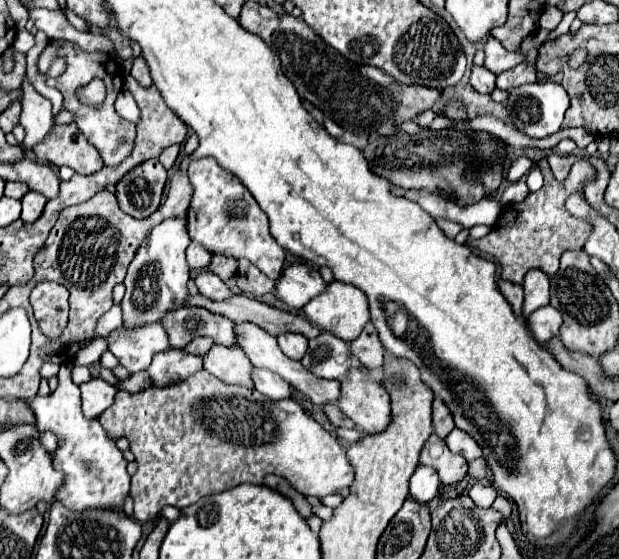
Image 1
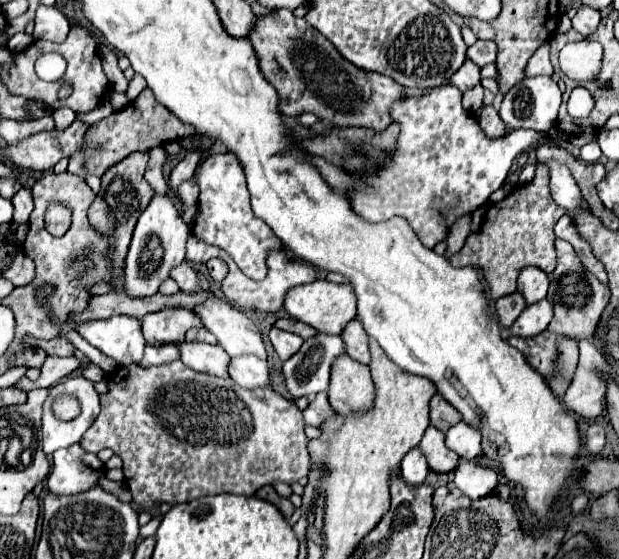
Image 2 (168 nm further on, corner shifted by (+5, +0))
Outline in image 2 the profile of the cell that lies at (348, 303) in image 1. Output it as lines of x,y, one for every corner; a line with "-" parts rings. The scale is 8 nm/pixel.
315,280
311,284
301,284
301,286
291,288
285,294
283,308
291,318
313,326
315,330
319,330
323,334
341,334
345,324
349,320
353,320
357,314
355,302
357,302
357,298
349,284
333,284
327,280

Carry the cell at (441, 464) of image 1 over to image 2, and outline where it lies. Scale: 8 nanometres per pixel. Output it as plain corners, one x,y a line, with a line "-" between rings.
429,426
425,430
425,436
423,436
419,448
425,454
429,468
437,474
451,472
459,462
459,456
445,446
445,434
439,432
435,426

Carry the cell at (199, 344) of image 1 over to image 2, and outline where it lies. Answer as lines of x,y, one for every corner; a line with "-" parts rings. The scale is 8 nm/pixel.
191,328
189,332
187,332
187,338
185,338
187,342
207,342
207,344
217,344
217,338
209,332
209,330
205,330
205,328

